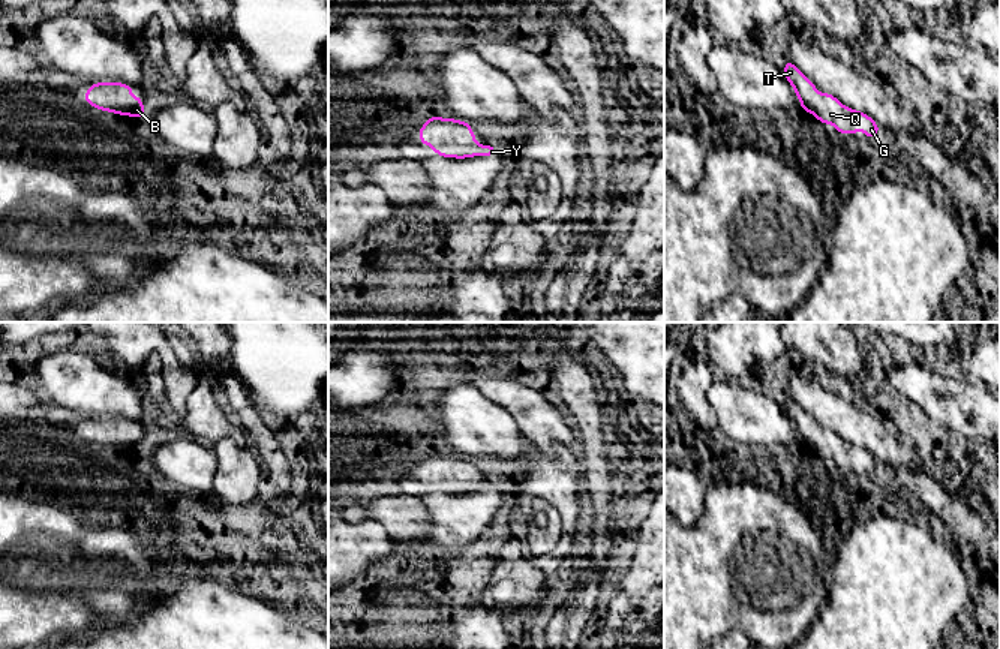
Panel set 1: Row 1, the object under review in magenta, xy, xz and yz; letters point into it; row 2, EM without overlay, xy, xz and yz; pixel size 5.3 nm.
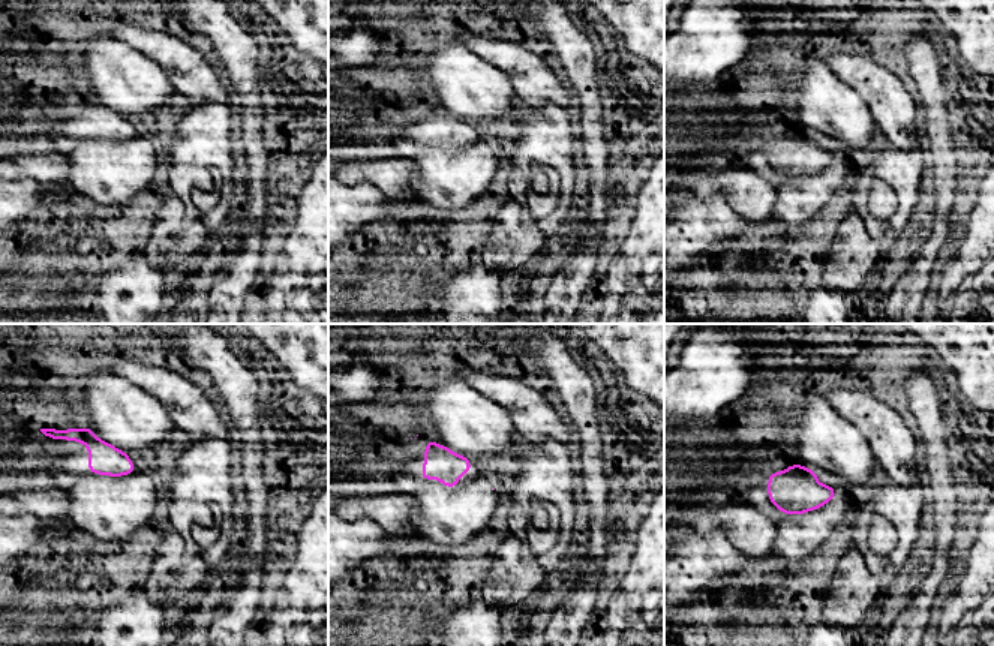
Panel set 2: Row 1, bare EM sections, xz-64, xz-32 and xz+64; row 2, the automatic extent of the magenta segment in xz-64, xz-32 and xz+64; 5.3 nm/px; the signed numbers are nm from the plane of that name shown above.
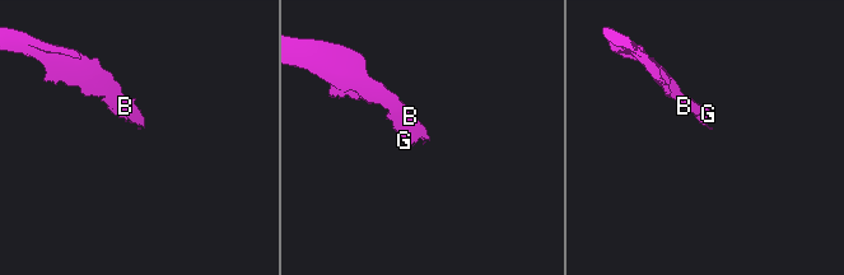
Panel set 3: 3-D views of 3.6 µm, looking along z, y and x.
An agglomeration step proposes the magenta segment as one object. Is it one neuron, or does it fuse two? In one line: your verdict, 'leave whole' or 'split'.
leave whole

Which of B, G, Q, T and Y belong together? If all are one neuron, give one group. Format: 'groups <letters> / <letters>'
groups B G Q T Y

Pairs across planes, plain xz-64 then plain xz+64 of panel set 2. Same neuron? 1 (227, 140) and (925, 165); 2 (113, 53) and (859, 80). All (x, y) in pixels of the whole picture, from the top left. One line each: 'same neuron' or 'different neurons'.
1: same neuron
2: different neurons

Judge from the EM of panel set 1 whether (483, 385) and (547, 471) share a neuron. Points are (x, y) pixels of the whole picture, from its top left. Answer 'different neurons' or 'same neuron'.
different neurons

